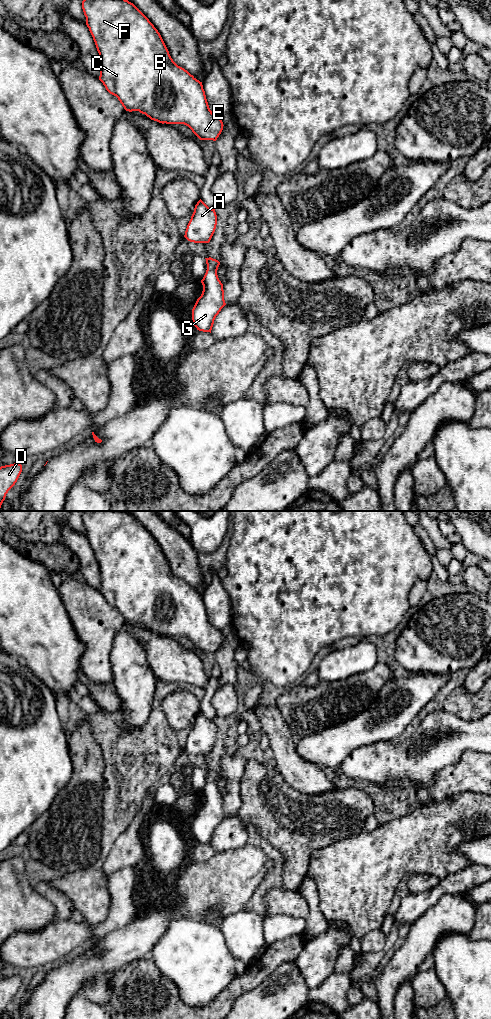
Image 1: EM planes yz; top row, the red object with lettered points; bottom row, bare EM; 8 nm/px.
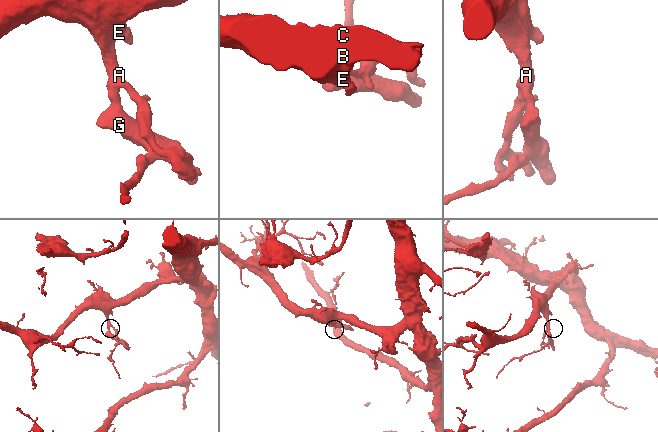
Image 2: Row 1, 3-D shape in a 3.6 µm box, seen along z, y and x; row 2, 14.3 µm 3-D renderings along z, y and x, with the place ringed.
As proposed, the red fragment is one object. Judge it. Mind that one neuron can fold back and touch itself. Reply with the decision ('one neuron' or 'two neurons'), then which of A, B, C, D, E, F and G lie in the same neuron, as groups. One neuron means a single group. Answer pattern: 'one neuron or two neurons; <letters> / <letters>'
one neuron; A B C D E F G

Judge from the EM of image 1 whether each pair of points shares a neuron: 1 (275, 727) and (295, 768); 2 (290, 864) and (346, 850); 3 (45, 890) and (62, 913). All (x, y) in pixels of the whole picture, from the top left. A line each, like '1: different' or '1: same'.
1: same
2: different
3: same

